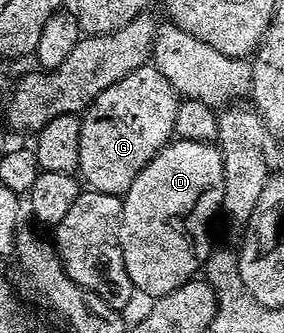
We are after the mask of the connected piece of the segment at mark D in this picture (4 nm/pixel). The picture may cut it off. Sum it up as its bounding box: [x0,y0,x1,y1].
[115,139,227,298]

